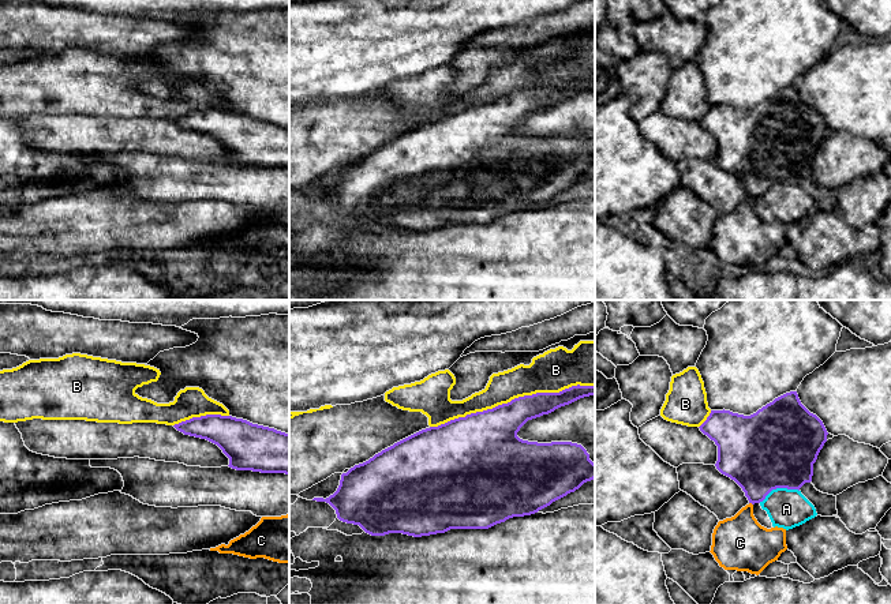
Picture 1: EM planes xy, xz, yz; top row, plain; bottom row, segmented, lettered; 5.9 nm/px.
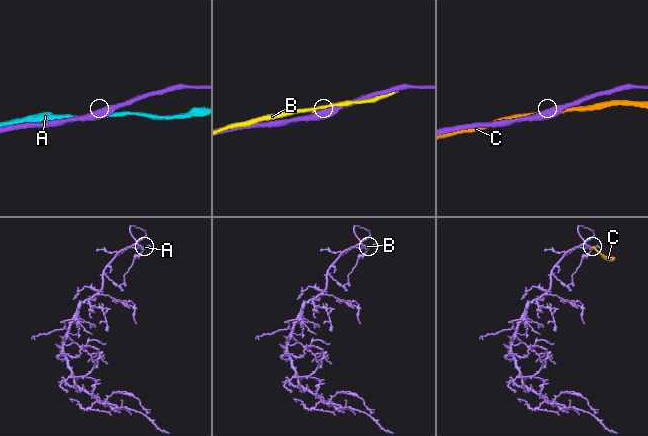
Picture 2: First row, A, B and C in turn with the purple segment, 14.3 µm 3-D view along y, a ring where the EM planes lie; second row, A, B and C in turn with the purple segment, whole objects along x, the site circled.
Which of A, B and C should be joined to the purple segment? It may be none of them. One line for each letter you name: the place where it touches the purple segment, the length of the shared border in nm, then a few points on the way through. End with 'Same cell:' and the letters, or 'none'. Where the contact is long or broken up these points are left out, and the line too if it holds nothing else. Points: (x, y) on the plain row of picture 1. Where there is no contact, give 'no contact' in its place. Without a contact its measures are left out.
Same cell: none

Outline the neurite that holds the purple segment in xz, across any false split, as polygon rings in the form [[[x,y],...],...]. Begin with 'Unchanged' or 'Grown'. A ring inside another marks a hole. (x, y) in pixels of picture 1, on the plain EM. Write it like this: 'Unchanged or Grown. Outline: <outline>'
Unchanged. Outline: [[[577,79],[559,87],[536,87],[422,124],[382,145],[368,155],[355,160],[341,169],[340,180],[333,190],[312,195],[329,198],[340,215],[359,220],[371,230],[403,228],[422,232],[445,228],[450,224],[488,224],[513,211],[535,209],[574,187],[584,177],[594,175],[595,158],[581,139],[528,136],[520,134],[517,127],[528,115],[549,109],[589,90],[595,90],[595,80]]]

